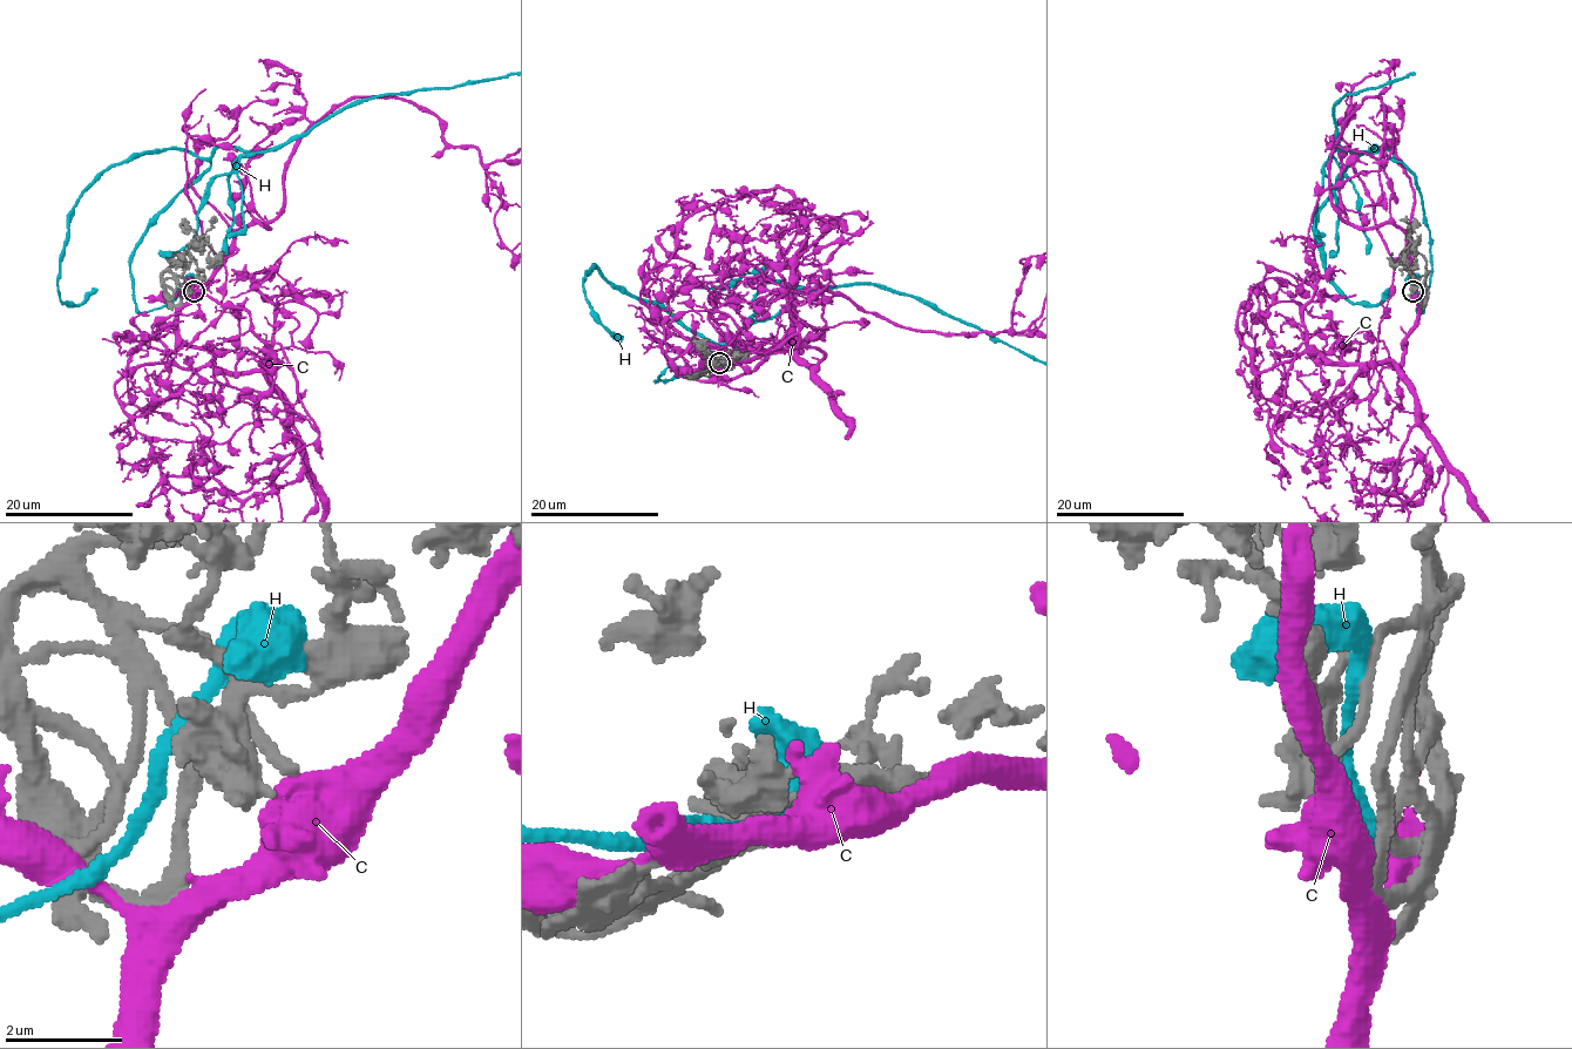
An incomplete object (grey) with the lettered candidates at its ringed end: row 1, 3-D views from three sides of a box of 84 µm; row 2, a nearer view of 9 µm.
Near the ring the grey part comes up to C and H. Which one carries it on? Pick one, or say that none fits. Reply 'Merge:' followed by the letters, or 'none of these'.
Merge: none of these

